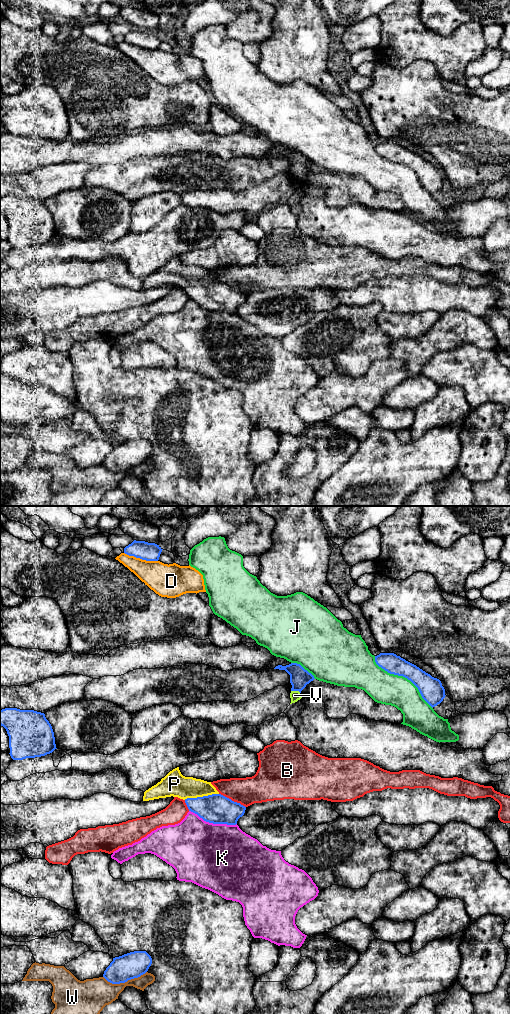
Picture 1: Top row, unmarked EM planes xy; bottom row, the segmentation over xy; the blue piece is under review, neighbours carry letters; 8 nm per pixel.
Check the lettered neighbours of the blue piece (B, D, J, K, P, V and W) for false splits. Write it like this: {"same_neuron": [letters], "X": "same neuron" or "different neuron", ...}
{"same_neuron": ["P"], "B": "different neuron", "D": "different neuron", "J": "different neuron", "K": "different neuron", "P": "same neuron", "V": "different neuron", "W": "different neuron"}

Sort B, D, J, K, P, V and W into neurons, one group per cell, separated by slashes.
B / D / J / K / P / V / W

